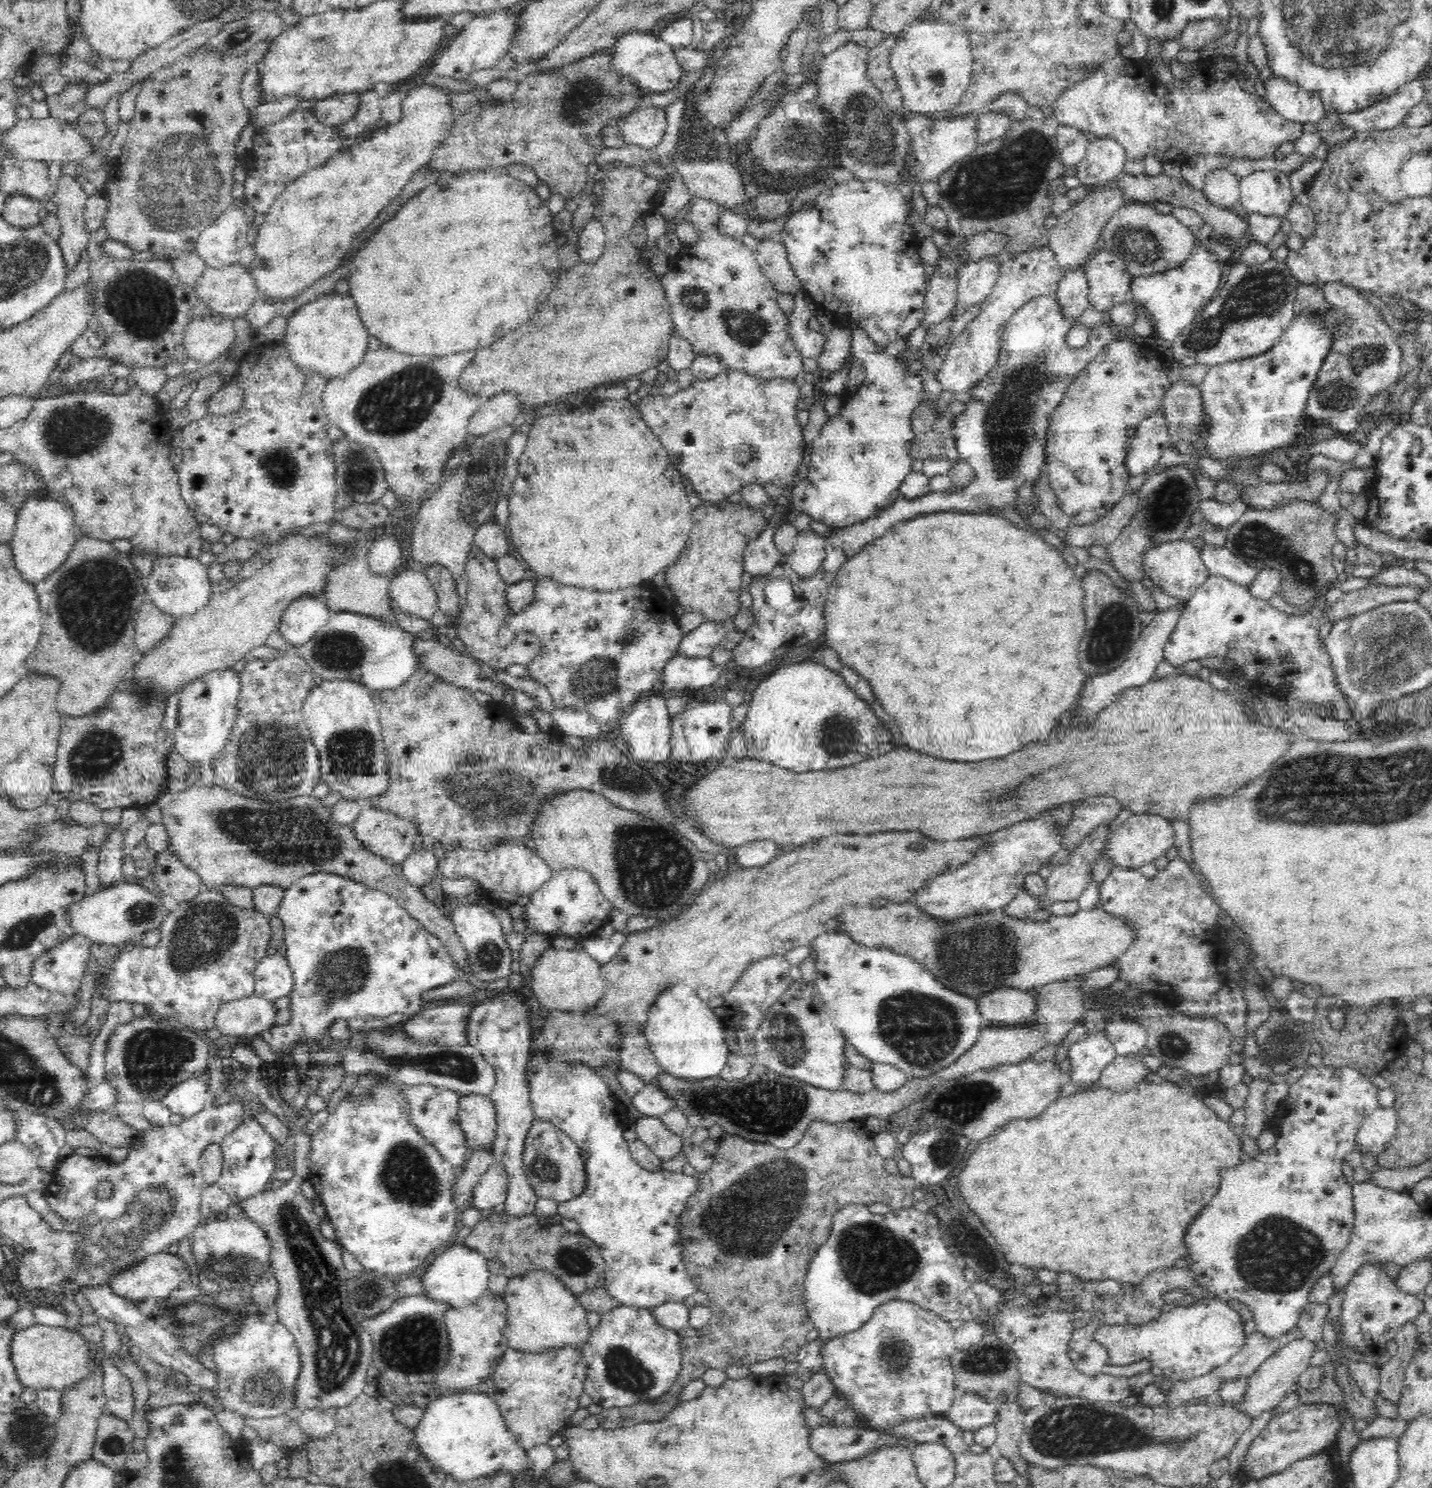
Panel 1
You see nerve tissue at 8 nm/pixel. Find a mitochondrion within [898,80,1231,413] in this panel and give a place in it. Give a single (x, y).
(989, 186)

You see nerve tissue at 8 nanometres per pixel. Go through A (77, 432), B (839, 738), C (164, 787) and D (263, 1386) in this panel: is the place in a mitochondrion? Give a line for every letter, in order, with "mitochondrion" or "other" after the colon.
A: mitochondrion
B: mitochondrion
C: other
D: mitochondrion

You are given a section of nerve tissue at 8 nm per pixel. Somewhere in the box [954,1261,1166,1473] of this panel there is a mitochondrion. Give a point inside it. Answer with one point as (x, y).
(989, 1358)

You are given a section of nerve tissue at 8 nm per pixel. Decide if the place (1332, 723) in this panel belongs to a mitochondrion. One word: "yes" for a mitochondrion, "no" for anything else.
no

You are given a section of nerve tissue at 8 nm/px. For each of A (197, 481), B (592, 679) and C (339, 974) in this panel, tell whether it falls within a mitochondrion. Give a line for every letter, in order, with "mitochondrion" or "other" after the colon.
A: other
B: mitochondrion
C: mitochondrion

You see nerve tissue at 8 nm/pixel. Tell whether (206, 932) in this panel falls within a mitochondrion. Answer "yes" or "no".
yes

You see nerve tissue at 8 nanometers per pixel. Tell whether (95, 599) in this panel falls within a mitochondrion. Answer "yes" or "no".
yes

